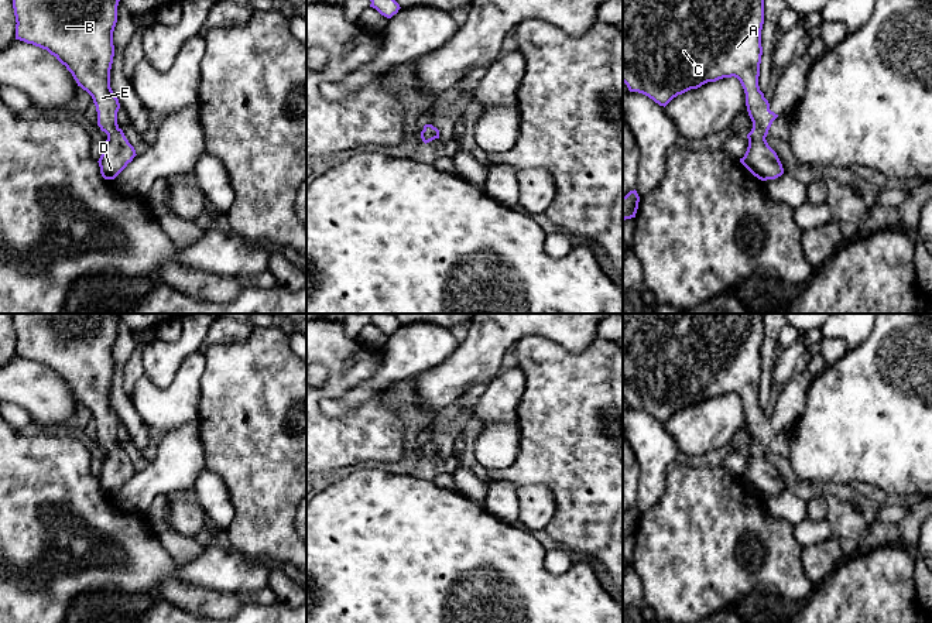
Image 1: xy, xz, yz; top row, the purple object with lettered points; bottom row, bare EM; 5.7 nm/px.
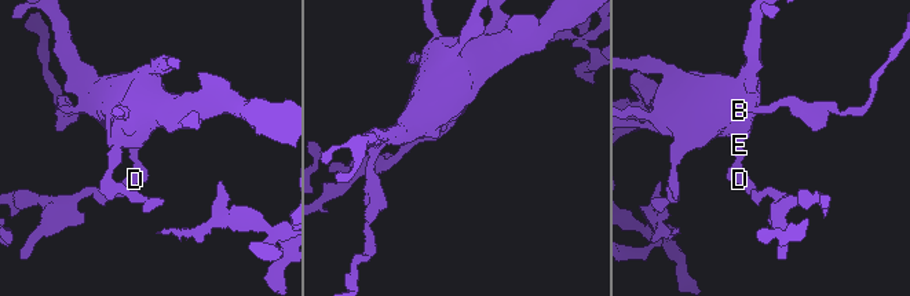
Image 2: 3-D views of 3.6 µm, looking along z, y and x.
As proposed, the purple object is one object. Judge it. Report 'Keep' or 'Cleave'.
Keep

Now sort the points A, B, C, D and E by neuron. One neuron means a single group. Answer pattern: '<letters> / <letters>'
A B C D E

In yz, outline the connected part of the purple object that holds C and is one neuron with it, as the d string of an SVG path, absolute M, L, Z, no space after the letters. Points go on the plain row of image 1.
M623 314L623 398L659 422L707 398L737 394L753 438L748 463L740 479L758 496L784 490L765 453L778 434L758 403L763 372L764 314Z

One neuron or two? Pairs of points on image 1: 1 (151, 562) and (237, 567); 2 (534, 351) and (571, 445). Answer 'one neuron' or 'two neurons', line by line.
1: one neuron
2: one neuron

